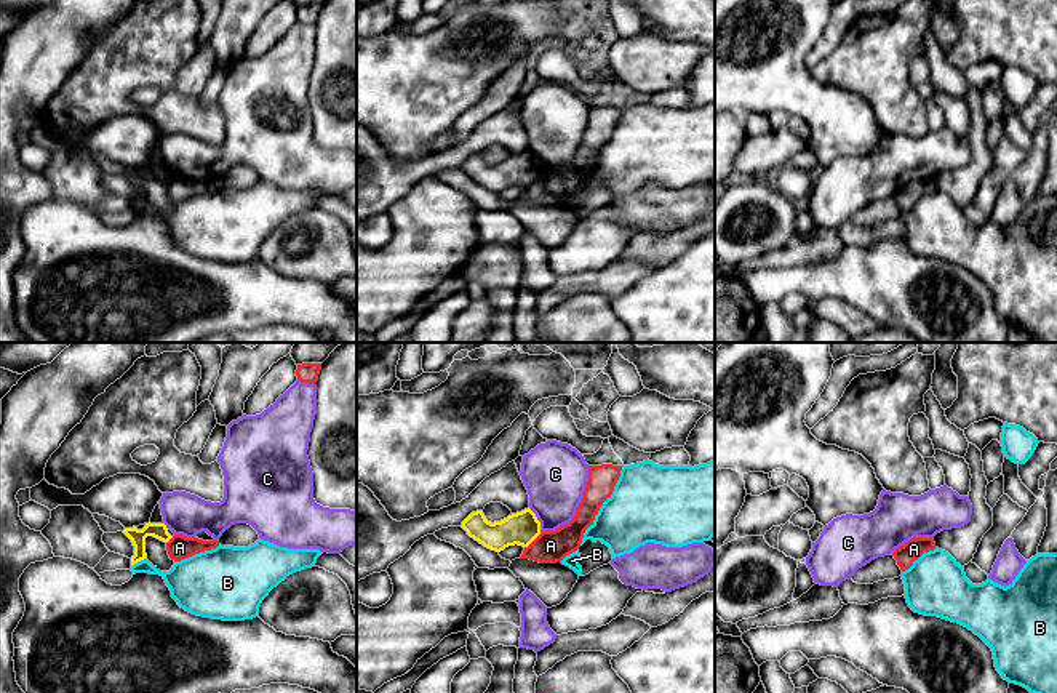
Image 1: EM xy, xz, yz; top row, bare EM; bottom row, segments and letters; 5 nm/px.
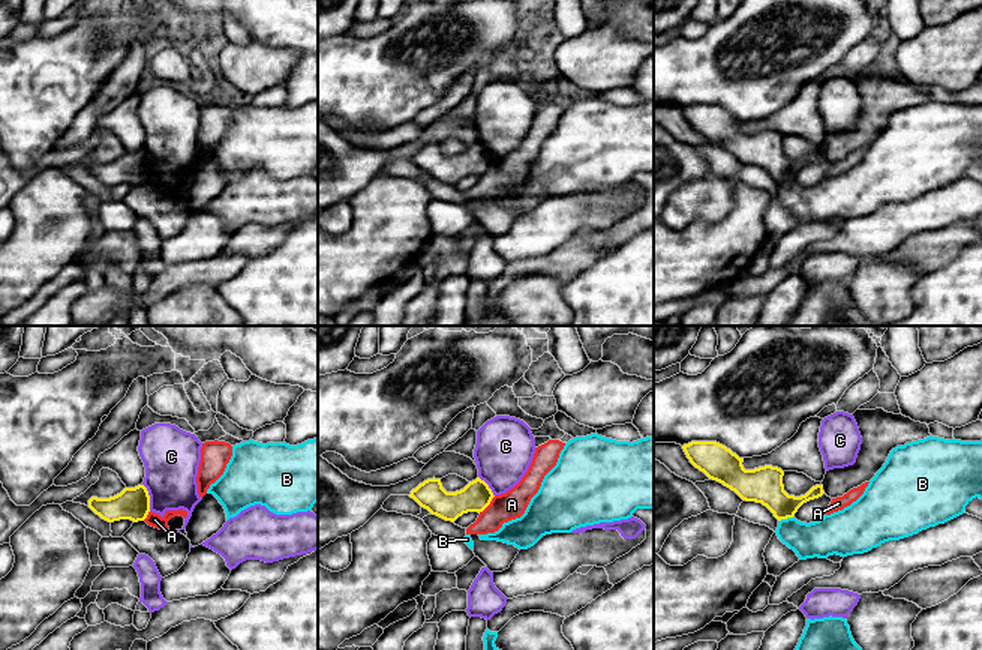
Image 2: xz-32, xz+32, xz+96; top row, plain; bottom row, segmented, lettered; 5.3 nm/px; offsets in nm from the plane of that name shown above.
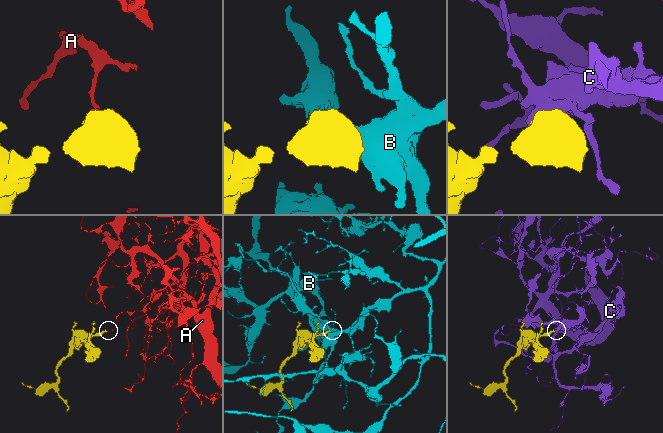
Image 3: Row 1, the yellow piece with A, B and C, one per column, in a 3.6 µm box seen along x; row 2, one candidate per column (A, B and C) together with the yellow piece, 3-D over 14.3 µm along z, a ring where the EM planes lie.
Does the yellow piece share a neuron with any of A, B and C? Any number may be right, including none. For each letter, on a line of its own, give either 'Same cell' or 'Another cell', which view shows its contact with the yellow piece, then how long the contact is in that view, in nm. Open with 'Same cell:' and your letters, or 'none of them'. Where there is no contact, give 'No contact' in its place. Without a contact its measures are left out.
Same cell: none of them
A: Another cell. Touches yellow in xz. Shared border 120 nm
B: Another cell. Touches yellow in xy. Shared border 90 nm
C: Another cell. Touches yellow in xz. Shared border 140 nm

